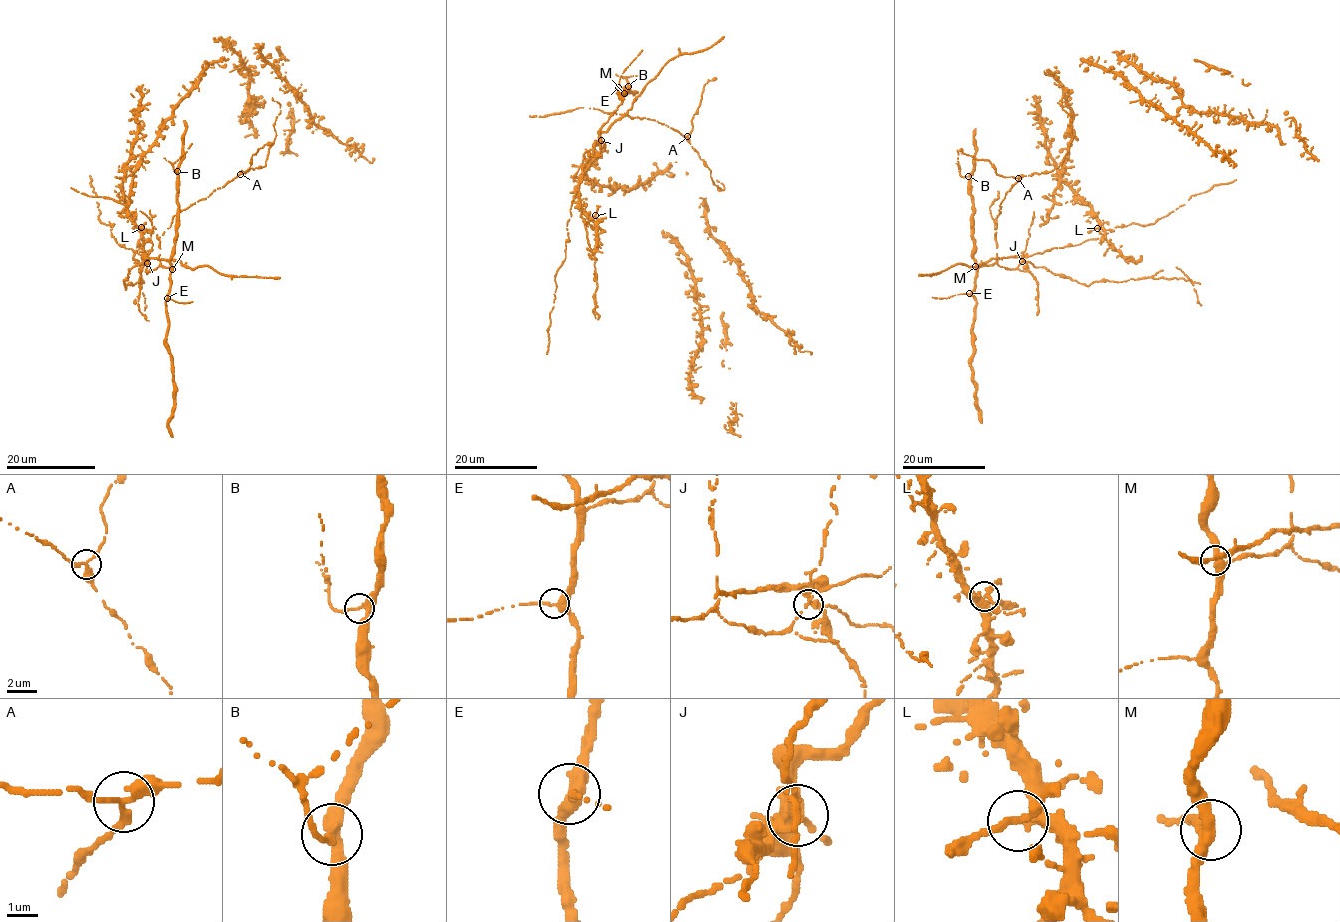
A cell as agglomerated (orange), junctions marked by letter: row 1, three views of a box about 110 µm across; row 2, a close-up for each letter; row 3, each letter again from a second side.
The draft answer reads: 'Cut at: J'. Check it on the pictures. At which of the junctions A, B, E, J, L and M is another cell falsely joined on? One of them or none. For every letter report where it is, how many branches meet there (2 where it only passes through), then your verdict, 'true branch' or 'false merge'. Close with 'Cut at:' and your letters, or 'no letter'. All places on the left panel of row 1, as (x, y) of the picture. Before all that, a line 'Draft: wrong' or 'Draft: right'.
Draft: right
A: at (240, 174); 3 branches meet; true branch
B: at (177, 171); 3 branches meet; true branch
E: at (167, 298); 3 branches meet; true branch
J: at (147, 263); 3 branches meet; false merge
L: at (141, 227); 3 branches meet; true branch
M: at (172, 269); 3 branches meet; true branch
Cut at: J

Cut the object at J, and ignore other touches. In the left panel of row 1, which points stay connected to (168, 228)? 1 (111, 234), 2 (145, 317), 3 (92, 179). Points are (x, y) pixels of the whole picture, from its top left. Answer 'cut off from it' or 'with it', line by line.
1: cut off from it
2: cut off from it
3: cut off from it

